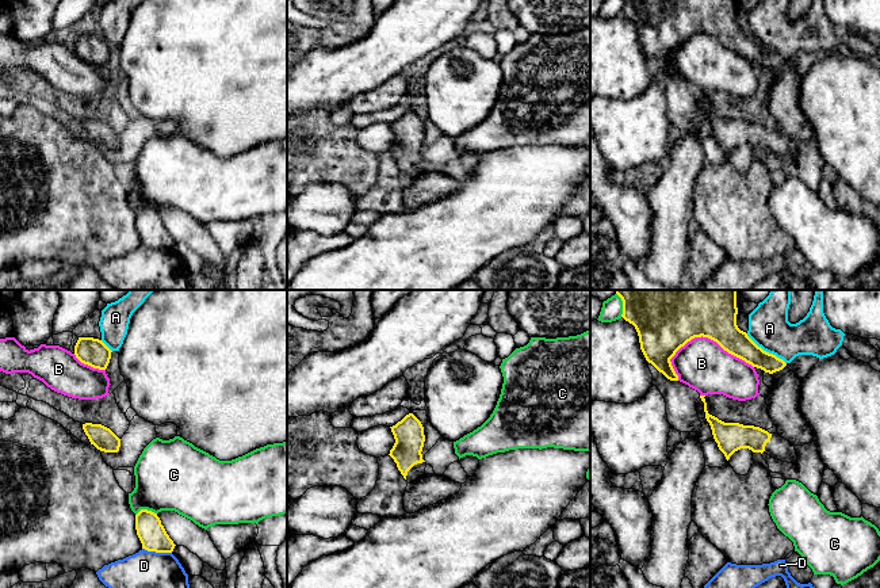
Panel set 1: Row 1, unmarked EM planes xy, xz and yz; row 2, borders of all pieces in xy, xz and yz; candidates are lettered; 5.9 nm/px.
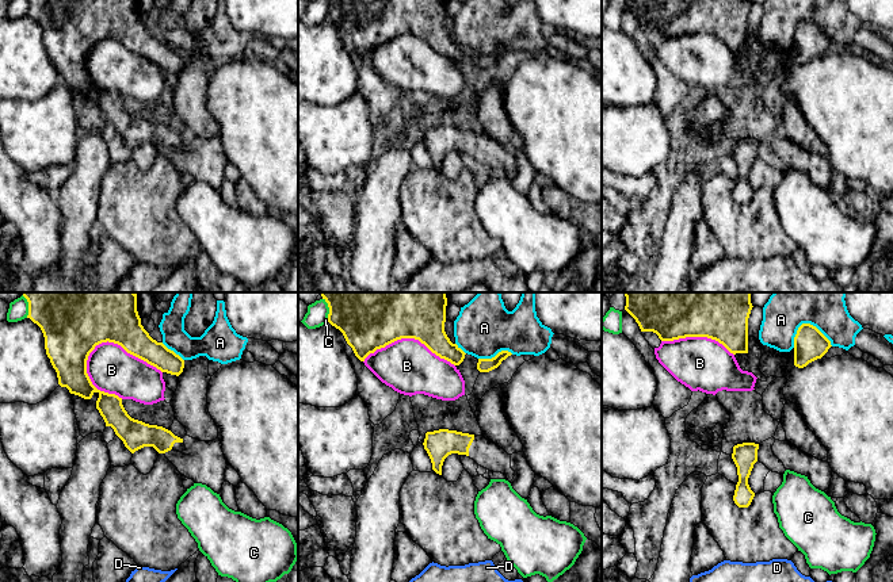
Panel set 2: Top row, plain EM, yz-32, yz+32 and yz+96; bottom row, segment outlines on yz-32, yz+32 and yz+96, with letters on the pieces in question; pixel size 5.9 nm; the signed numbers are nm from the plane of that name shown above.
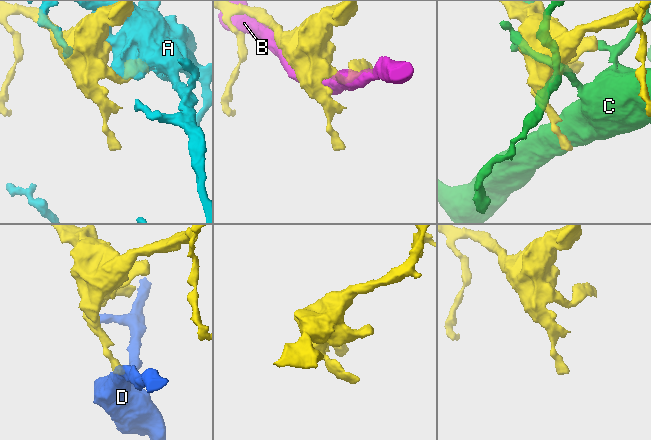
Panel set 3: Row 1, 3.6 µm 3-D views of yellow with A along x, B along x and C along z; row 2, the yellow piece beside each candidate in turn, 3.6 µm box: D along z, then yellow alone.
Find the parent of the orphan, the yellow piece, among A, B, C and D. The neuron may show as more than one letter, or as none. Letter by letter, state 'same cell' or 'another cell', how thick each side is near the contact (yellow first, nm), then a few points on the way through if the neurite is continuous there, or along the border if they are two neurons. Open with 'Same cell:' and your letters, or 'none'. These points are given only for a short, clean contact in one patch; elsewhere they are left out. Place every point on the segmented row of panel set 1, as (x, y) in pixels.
Same cell: none
A: another cell | 160/240 nm
B: another cell | 440/300 nm
C: another cell | 160/420 nm
D: another cell | 160/220 nm | along xy (142, 548), (150, 552), (171, 553)

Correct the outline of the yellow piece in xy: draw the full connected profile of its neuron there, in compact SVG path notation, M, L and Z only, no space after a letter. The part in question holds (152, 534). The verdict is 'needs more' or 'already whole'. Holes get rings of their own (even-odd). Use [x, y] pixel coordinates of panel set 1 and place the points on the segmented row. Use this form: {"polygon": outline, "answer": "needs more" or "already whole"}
{"polygon": "M141 509L135 515L135 530L142 549L148 551L172 553L176 546L167 534L157 513L152 511Z", "answer": "already whole"}

